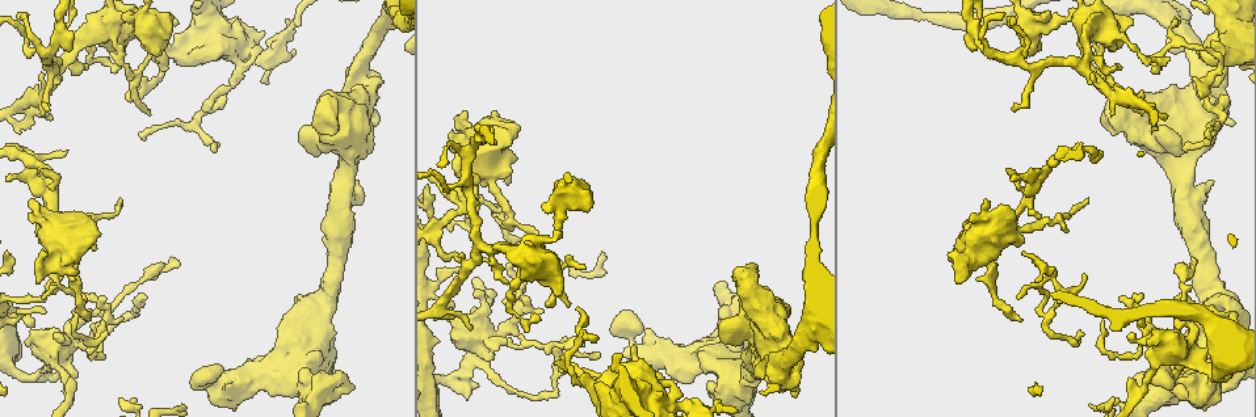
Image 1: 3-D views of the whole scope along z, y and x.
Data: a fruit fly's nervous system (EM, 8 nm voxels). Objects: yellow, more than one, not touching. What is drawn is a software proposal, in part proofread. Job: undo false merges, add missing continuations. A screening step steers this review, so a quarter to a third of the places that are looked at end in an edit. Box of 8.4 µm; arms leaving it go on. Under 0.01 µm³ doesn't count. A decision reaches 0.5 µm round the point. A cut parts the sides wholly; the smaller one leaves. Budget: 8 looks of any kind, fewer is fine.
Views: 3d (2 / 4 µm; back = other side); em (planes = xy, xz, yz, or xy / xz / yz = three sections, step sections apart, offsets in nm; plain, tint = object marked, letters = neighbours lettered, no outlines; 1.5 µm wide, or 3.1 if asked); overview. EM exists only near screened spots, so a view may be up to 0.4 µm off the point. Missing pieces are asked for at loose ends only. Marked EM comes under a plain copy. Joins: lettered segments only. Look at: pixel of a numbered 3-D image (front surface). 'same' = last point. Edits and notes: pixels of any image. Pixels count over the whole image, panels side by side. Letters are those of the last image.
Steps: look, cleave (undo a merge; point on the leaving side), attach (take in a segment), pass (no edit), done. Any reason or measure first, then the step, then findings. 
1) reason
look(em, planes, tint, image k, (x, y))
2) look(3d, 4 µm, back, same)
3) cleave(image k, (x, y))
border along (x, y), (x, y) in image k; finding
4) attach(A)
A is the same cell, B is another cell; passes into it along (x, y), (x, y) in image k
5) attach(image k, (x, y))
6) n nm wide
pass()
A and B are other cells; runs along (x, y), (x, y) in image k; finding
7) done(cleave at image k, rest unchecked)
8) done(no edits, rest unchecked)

sudden change in width
look(em, xz, step 4, tint, image 1, (452, 379))

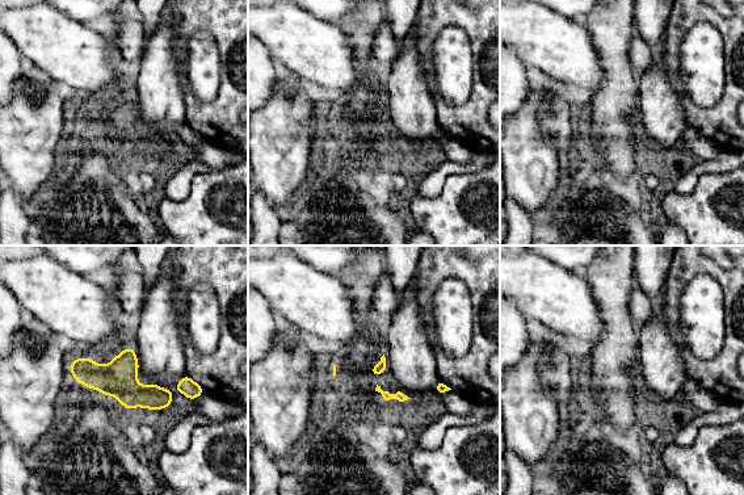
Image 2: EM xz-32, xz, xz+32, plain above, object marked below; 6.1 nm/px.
look(em, planes, letters, same)

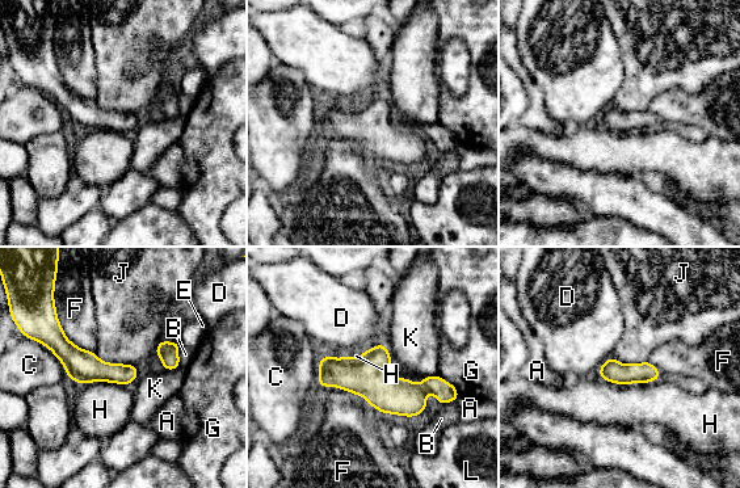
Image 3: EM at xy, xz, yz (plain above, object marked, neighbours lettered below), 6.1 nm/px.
140 nm wide
pass()
A, B, C, D, E, F, G, H, J, K and L are other cells; border along (92, 352), (108, 362), (134, 365) in image 3; all the same cell

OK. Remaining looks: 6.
look(em, planes, letters, image 1, (591, 359))

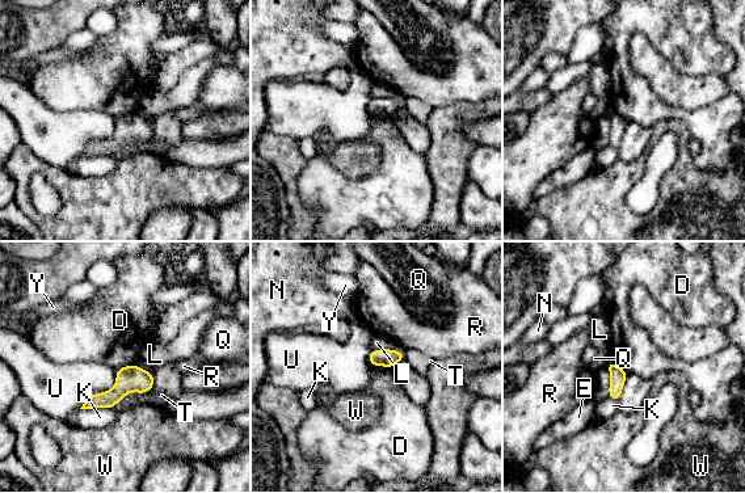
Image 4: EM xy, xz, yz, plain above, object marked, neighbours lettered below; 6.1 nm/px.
pass()
D, E, K, L, N, Q, R, T, U, W and Y are other cells; border along (117, 373), (112, 388), (79, 408) in image 4; none of them fits

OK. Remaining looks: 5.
branch stops here
look(3d, 4 µm, image 1, (1146, 325))

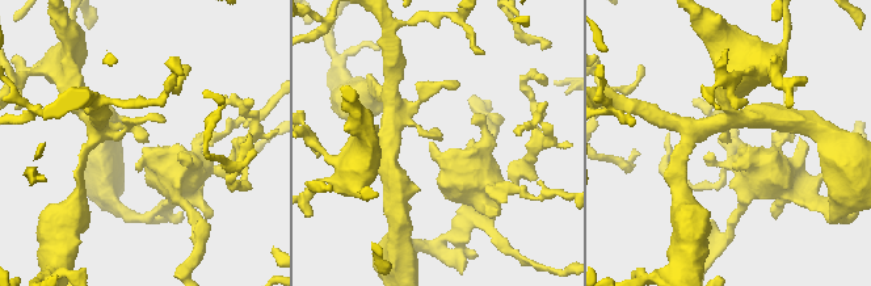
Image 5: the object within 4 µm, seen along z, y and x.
now the EM
look(em, yz, step 8, tint, image 5, (440, 140))

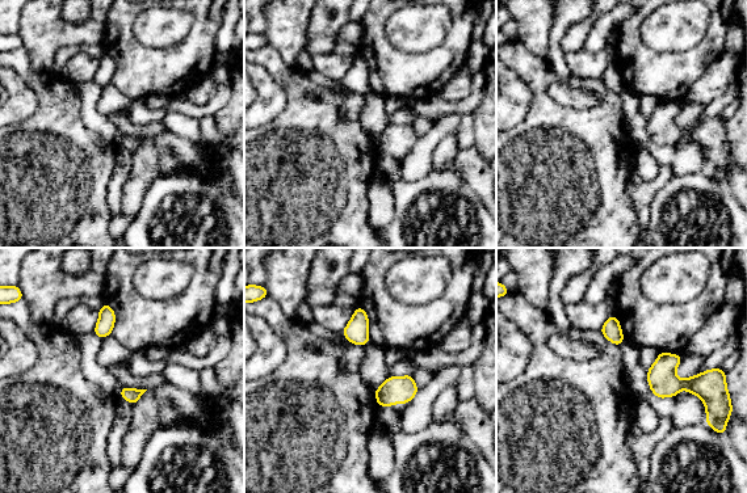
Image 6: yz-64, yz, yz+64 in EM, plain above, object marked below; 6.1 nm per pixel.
cut it another way
look(em, planes, letters, same)

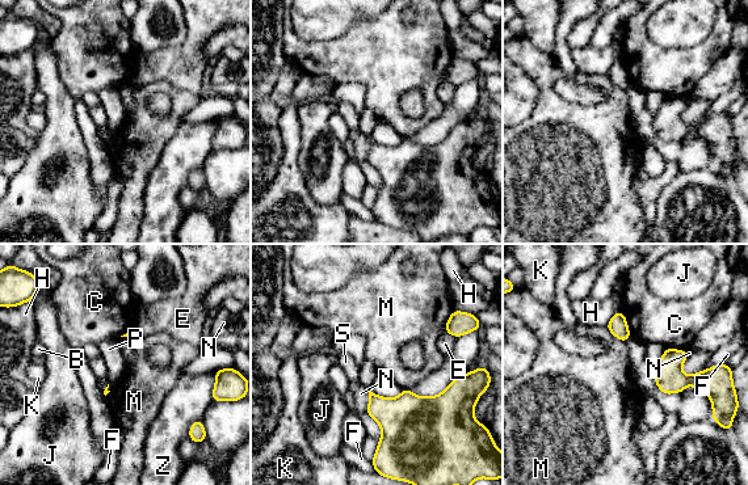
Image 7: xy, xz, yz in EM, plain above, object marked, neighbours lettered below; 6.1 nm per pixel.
pass()
B, C, E, F, H, J, K, M, N, P, S and Z are other cells; border along (621, 311), (631, 334) in image 7; no lettered segment goes on from it

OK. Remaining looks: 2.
done(no edits, rest unchecked)

